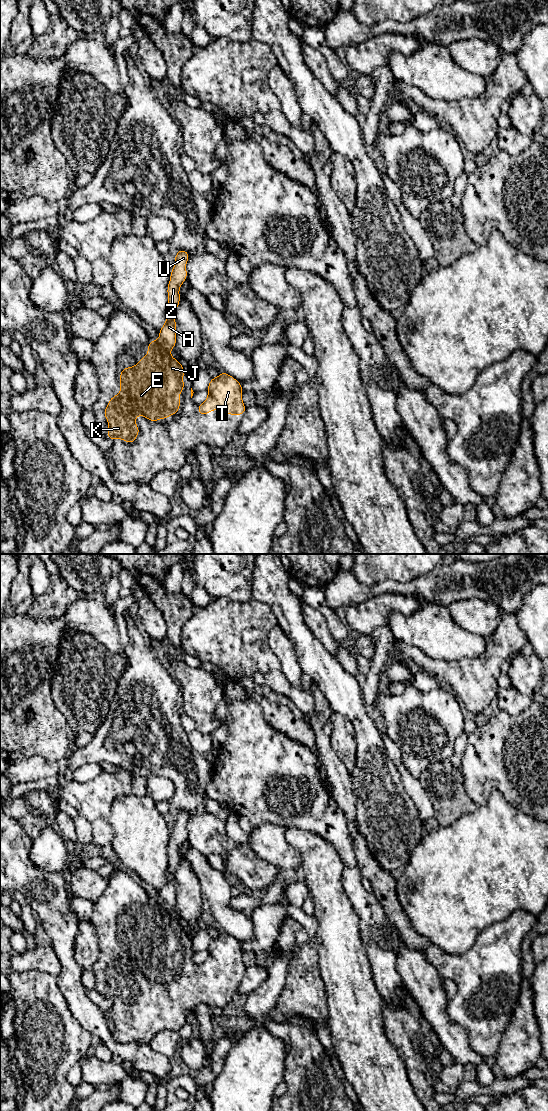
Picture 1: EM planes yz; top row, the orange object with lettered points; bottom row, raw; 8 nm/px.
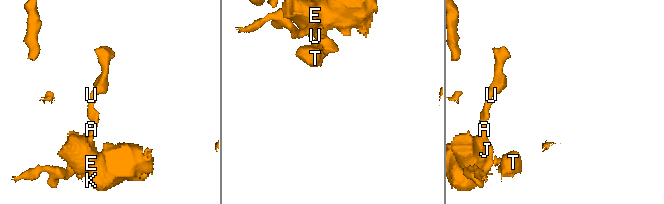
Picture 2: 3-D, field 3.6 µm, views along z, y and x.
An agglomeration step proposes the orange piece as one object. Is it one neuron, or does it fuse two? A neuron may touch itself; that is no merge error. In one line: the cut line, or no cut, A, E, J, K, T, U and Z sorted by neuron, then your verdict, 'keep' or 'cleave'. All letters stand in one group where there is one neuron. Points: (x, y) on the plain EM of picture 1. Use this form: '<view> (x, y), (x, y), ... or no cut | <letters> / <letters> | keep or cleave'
yz (159, 900), (169, 911) | A U Z / E J K T | cleave

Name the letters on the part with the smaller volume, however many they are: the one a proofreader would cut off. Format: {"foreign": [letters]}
{"foreign": ["A", "U", "Z"]}

